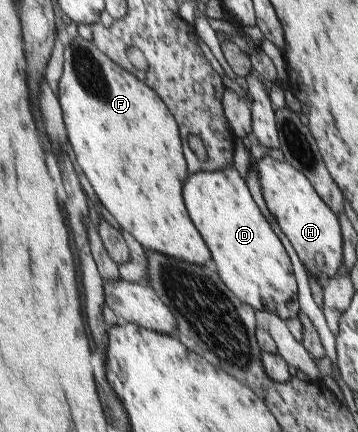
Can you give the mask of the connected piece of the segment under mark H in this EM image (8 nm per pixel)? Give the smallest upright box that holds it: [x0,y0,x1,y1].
[257,155,342,285]

